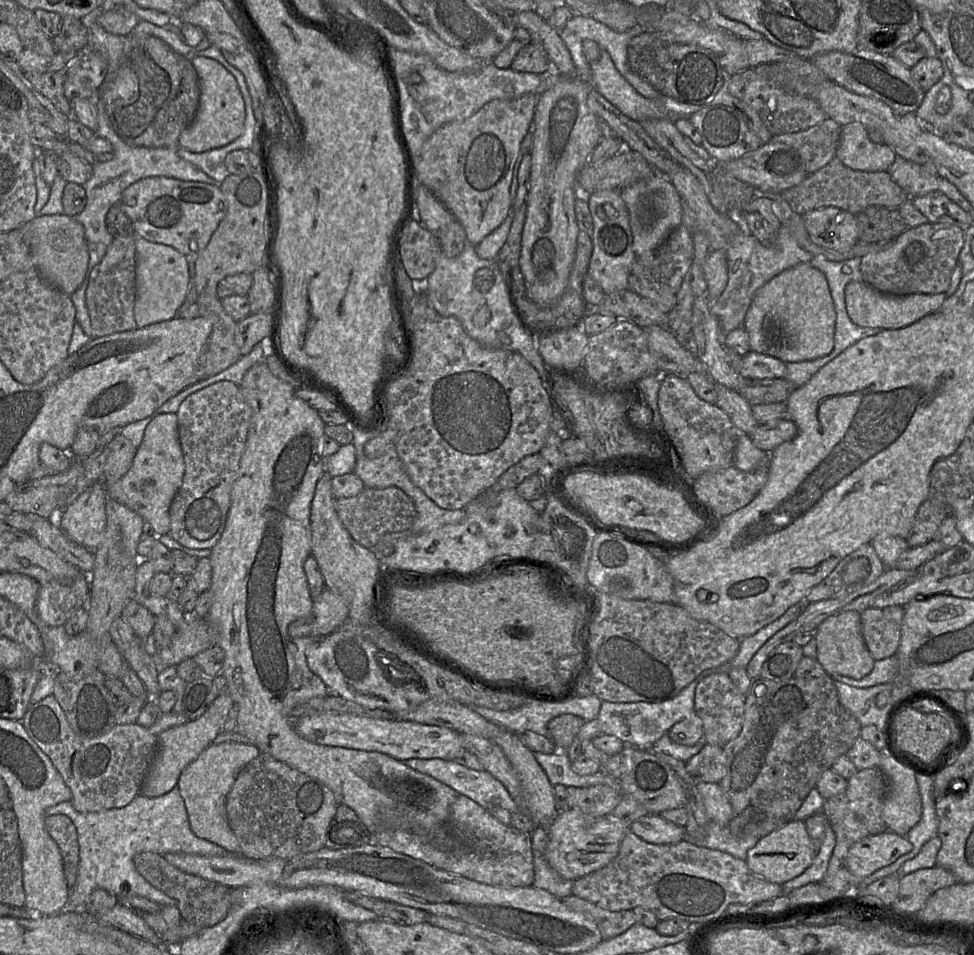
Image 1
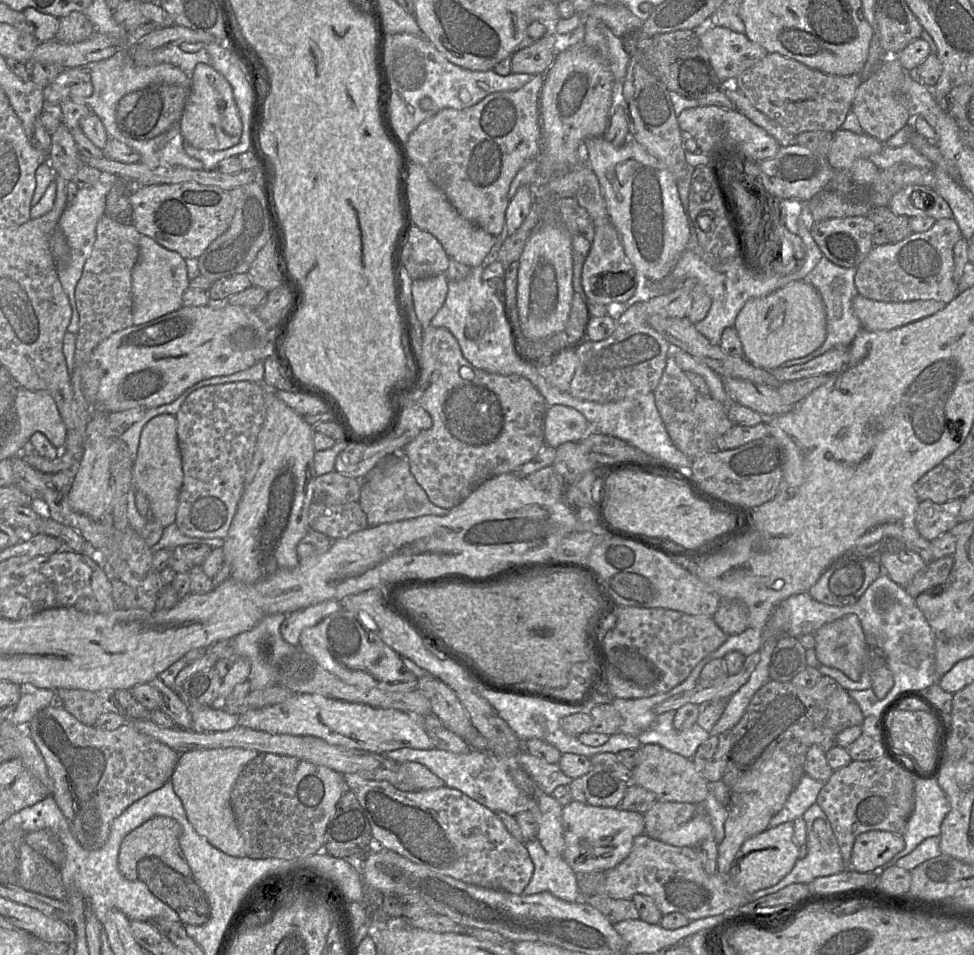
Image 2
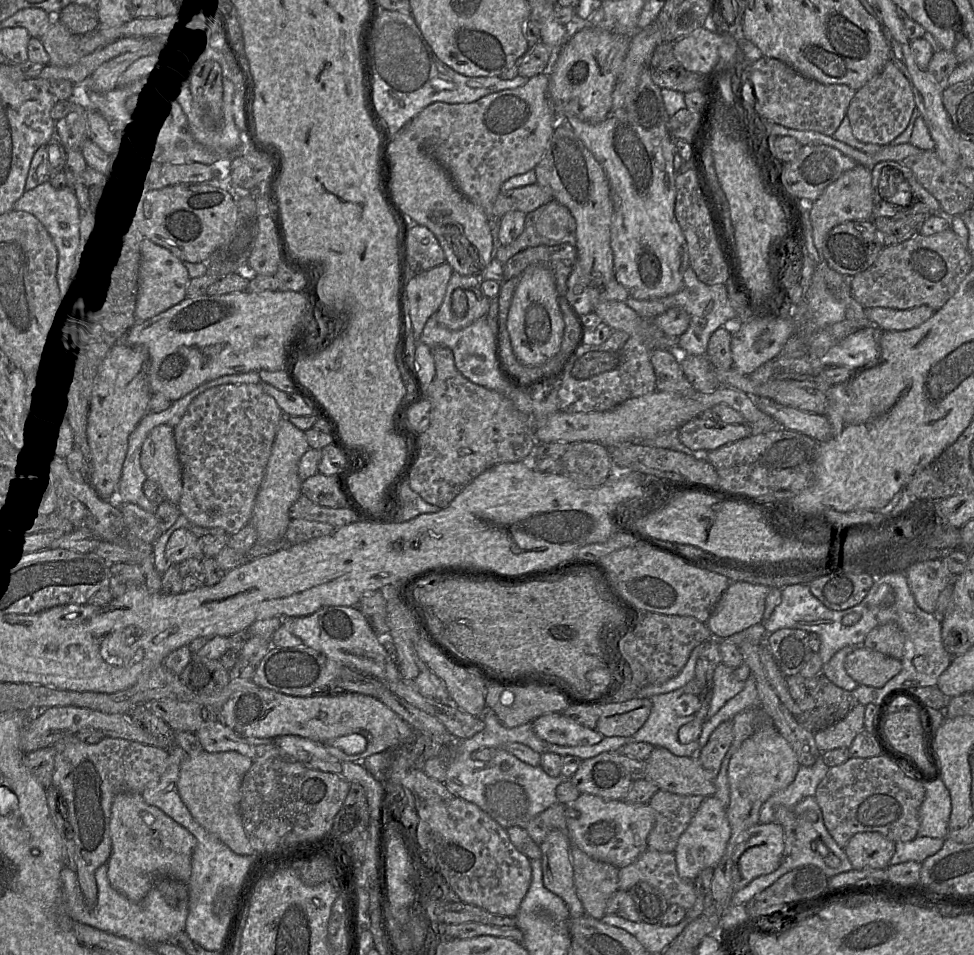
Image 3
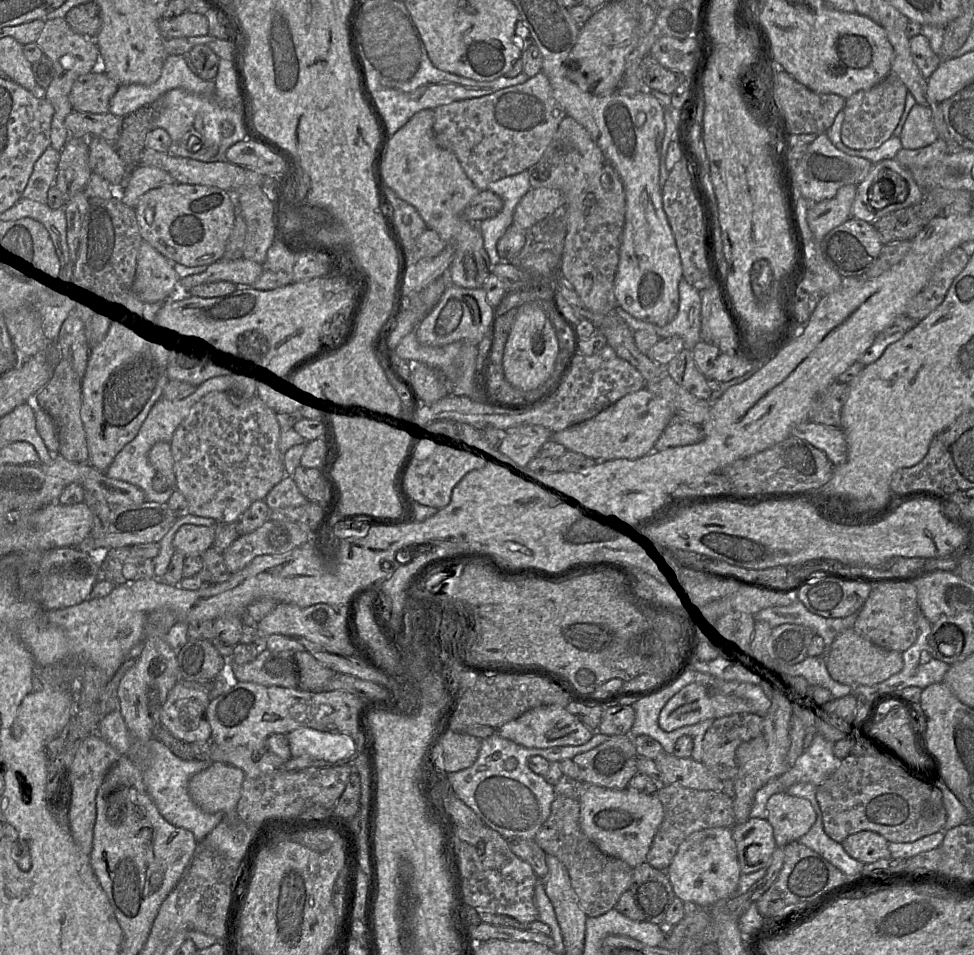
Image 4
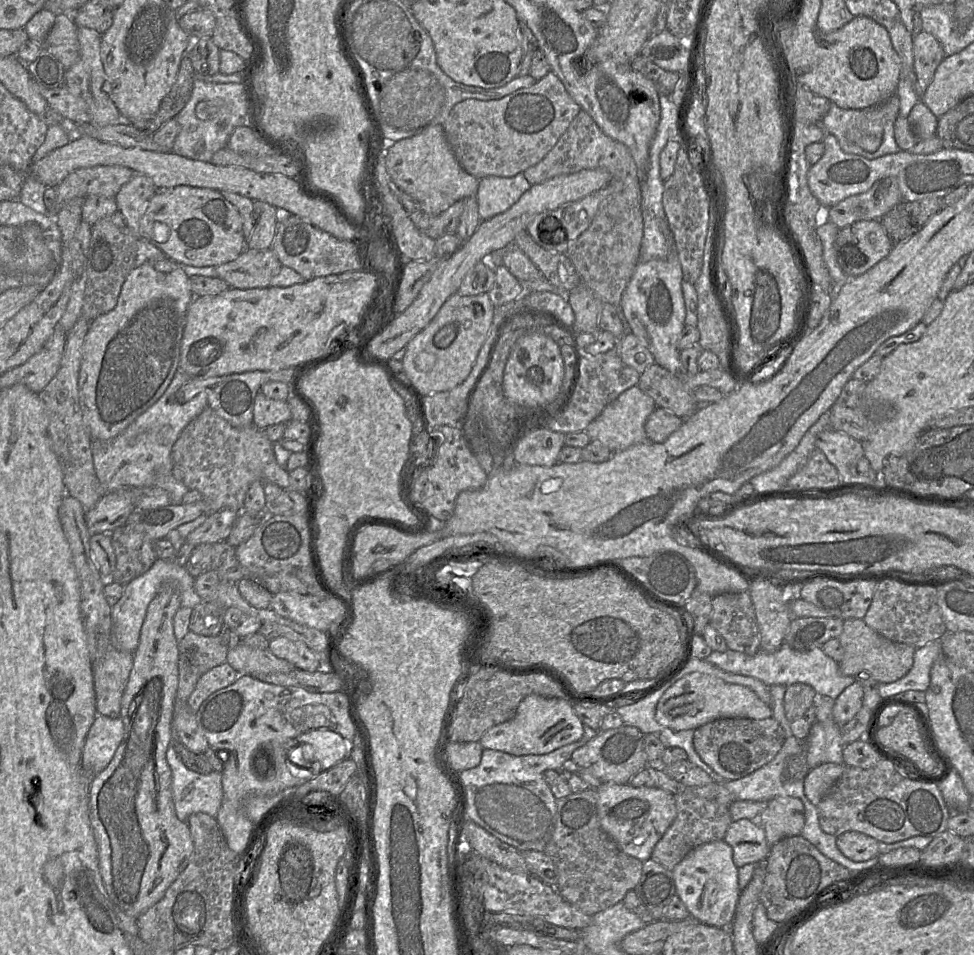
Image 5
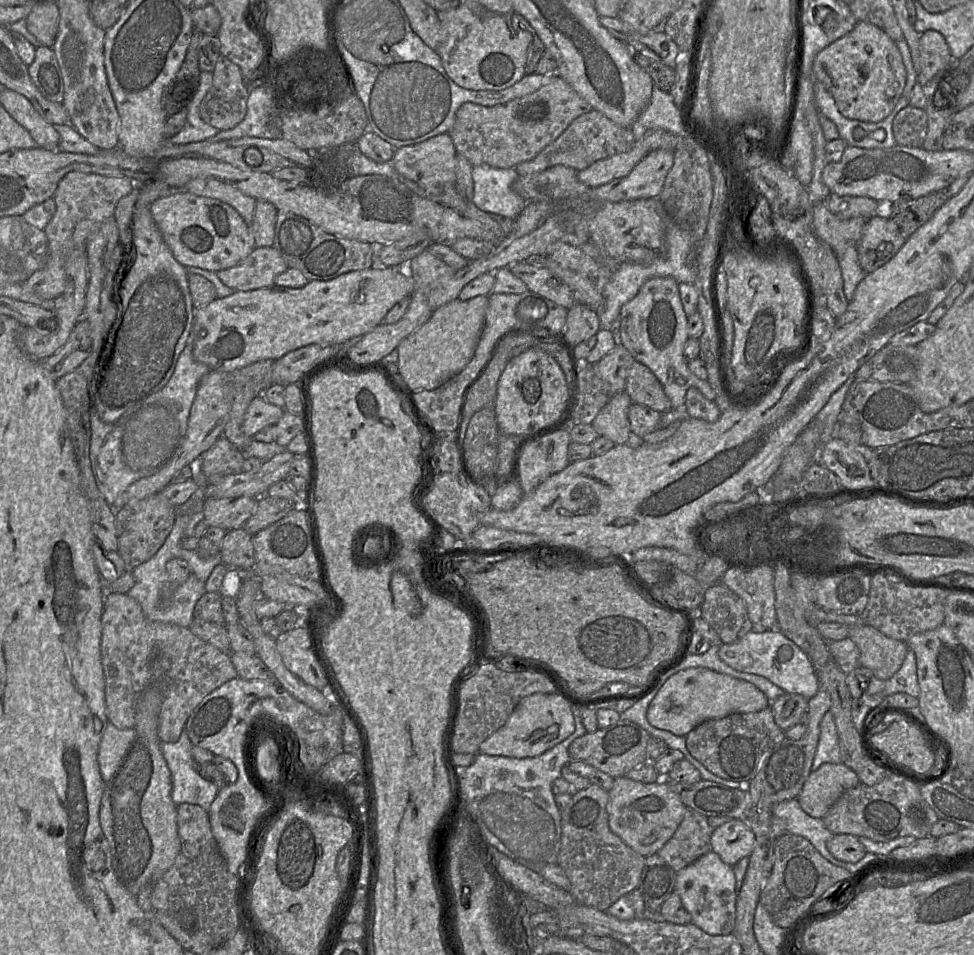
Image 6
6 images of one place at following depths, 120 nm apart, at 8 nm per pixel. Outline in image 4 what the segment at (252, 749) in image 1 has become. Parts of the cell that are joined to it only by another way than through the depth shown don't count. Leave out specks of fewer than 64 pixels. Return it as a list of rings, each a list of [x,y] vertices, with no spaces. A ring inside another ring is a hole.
[[[213,762],[189,781],[194,803],[206,813],[224,812],[231,824],[239,822],[236,807],[241,797],[245,773],[232,765]]]

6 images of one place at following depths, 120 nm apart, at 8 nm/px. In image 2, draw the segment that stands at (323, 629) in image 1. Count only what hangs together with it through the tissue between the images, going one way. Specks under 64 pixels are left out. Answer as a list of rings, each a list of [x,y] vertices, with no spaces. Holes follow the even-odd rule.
[[[326,600],[286,614],[286,618],[280,626],[281,636],[287,643],[299,647],[300,634],[305,628],[315,626],[340,609],[339,601]]]

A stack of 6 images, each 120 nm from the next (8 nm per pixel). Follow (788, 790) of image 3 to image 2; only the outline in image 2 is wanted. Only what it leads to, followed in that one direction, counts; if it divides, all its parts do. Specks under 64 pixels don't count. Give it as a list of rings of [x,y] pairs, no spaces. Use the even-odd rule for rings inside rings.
[[[805,774],[789,794],[783,808],[771,818],[768,828],[802,817],[805,811],[817,802],[824,784]]]

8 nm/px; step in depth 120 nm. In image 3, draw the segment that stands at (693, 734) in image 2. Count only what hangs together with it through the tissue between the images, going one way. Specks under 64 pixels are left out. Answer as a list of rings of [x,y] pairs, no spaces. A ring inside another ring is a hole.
[[[683,686],[669,693],[650,697],[651,713],[644,725],[633,735],[634,740],[663,747],[675,756],[697,756],[701,748],[698,740],[688,744],[682,744],[678,740],[679,729],[695,719],[695,715],[681,717],[675,713],[675,704],[685,693]]]

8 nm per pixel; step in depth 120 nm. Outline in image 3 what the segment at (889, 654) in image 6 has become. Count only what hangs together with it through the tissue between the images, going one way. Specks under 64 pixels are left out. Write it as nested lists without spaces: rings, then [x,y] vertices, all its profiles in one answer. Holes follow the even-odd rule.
[[[856,647],[845,659],[845,670],[859,685],[882,687],[902,669],[901,660],[880,652]]]

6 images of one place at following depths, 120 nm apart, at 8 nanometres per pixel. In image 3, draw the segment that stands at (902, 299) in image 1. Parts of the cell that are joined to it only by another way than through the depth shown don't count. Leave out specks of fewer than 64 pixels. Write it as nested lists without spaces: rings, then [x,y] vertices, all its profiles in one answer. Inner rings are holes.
[[[926,305],[904,310],[884,307],[865,308],[865,315],[871,324],[884,331],[903,331],[915,328],[931,318],[934,312]]]

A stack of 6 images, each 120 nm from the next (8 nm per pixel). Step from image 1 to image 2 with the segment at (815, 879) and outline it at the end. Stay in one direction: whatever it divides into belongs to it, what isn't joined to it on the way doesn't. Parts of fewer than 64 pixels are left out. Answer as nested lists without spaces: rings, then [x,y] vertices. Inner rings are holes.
[[[817,802],[805,811],[802,818],[807,827],[807,855],[798,859],[793,869],[777,884],[759,890],[759,898],[773,894],[793,883],[808,884],[816,878],[845,870],[841,850],[830,821]],[[816,819],[824,821],[825,832],[814,830],[813,823]]]

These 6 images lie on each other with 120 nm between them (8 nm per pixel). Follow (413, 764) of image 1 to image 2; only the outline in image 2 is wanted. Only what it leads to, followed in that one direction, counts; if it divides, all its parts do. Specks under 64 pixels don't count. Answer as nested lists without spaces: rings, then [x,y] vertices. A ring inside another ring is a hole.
[[[401,748],[384,755],[397,763],[415,762],[424,765],[444,782],[444,786],[459,790],[493,812],[502,811],[515,816],[535,806],[535,801],[517,787],[504,760],[490,752],[470,749],[467,753],[455,754],[436,748]]]

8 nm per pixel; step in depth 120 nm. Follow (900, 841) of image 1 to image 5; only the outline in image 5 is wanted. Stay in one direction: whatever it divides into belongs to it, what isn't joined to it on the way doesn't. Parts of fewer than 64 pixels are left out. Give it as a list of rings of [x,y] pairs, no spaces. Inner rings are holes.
[[[847,831],[836,836],[836,845],[845,857],[854,862],[864,862],[880,854],[878,841],[858,831]]]

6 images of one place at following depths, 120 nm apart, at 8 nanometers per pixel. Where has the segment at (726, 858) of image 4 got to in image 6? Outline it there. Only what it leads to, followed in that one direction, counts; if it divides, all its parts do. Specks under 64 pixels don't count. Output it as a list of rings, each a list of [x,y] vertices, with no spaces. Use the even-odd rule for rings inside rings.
[[[710,850],[688,866],[676,871],[675,891],[691,915],[691,923],[710,935],[733,932],[736,918],[735,875],[732,866]]]

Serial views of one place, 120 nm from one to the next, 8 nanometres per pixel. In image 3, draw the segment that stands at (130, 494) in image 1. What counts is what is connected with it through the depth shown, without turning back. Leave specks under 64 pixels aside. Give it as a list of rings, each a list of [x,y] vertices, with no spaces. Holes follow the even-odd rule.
[[[161,424],[150,431],[142,445],[140,465],[147,479],[159,485],[164,498],[178,505],[182,494],[182,469],[173,427]]]

